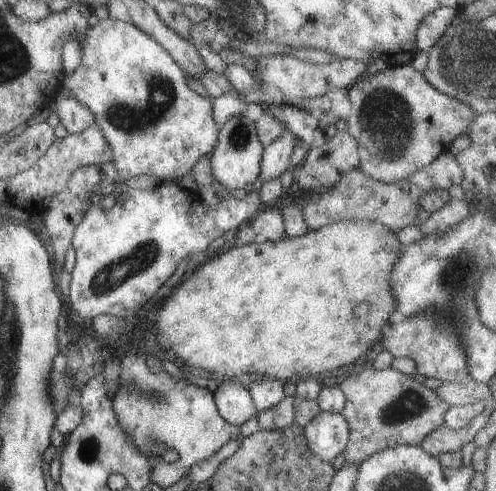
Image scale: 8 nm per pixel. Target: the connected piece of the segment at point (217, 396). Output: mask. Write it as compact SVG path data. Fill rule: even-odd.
M223 380L212 395L219 416L229 424L239 426L255 415L249 393L239 382Z

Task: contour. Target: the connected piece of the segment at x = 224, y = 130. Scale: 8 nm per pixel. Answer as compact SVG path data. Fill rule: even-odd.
M245 114L227 118L227 122L220 123L215 146L208 155L211 178L222 185L227 194L233 195L236 190L243 190L247 184L251 184L258 177L262 150L263 146L257 138L251 118Z

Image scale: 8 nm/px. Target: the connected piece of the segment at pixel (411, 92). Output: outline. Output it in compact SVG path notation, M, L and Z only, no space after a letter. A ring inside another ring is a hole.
M407 63L386 65L373 75L361 76L347 89L350 102L345 132L357 143L361 174L377 182L399 182L416 170L431 164L451 142L467 134L475 112L454 98L435 90Z

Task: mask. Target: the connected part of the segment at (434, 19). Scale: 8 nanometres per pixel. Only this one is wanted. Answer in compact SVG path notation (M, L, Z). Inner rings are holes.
M439 7L425 15L415 32L414 50L428 51L443 36L456 14L452 8Z

